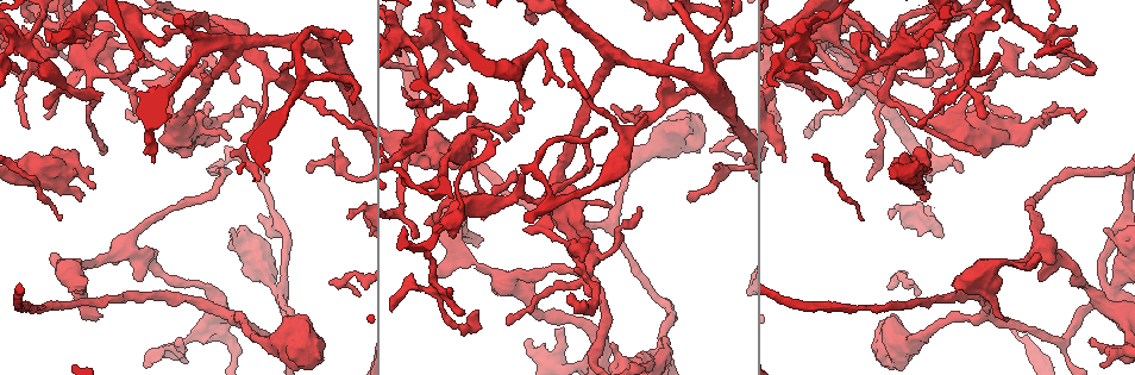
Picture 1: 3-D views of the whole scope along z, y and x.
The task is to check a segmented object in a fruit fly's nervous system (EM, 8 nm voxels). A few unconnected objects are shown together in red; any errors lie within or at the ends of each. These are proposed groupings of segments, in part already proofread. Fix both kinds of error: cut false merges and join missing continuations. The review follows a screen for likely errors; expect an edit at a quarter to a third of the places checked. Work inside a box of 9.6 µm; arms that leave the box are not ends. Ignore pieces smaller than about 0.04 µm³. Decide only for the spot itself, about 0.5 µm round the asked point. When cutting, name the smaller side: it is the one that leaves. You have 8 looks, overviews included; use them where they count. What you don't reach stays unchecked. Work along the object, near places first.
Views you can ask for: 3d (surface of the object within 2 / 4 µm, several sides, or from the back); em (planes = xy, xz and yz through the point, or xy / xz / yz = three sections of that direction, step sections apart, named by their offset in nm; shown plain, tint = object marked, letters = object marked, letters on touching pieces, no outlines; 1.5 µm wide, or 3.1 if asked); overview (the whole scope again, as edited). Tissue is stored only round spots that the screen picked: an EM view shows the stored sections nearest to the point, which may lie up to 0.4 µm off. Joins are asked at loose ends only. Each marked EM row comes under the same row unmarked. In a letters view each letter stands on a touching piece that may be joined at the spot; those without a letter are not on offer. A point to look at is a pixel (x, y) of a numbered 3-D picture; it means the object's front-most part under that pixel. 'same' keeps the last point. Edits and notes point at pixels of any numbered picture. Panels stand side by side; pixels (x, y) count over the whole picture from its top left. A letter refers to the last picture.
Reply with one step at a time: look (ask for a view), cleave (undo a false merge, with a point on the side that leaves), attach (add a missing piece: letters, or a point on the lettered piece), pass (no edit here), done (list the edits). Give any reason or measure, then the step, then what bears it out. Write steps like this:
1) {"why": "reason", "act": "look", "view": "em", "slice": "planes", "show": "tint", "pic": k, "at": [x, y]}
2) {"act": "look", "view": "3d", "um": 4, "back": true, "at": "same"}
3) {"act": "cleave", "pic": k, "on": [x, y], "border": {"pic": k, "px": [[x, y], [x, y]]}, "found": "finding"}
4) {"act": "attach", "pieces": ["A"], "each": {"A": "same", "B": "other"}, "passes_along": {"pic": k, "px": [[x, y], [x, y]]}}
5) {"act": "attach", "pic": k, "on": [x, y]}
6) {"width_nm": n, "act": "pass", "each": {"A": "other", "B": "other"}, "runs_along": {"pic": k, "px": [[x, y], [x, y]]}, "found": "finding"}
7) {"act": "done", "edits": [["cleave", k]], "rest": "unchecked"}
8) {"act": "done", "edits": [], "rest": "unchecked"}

{"why": "branch stops here", "act": "look", "view": "em", "slice": "planes", "show": "tint", "pic": 1, "at": [520, 175]}

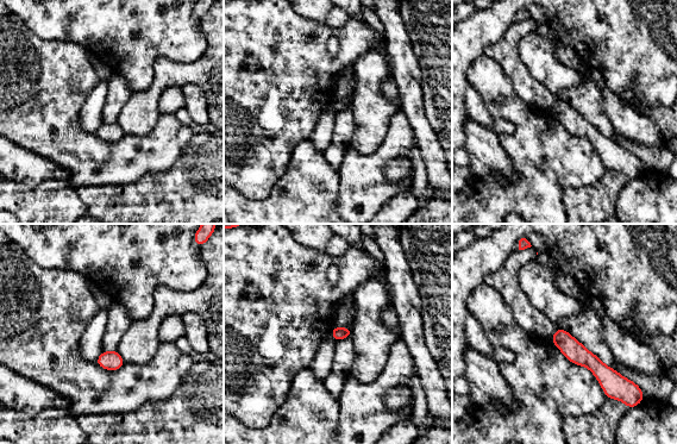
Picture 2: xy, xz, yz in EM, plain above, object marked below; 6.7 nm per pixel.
{"why": "what lies round it", "act": "look", "view": "em", "slice": "planes", "show": "letters", "at": "same"}

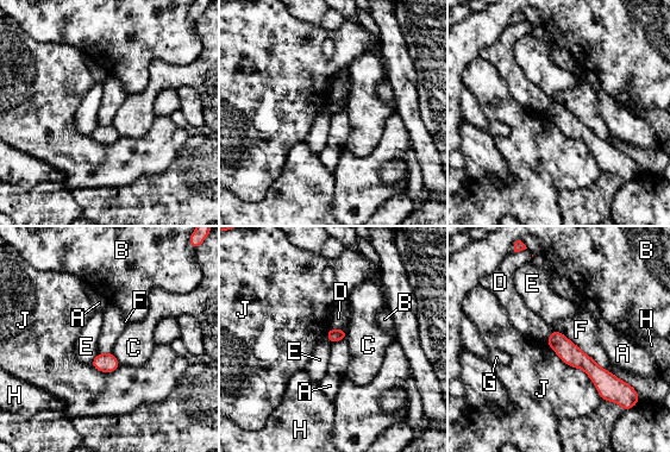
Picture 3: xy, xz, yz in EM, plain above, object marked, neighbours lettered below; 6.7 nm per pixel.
{"longest_contact_nm": ["F", 600], "act": "pass", "each": {"A": "other", "B": "other", "C": "other", "D": "other", "E": "other", "F": "other", "G": "other", "H": "other", "J": "other"}, "runs_along": {"pic": 3, "px": [[555, 333], [607, 385]]}, "found": "none of them fits"}

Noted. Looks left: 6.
{"why": "an open end", "act": "look", "view": "em", "slice": "xy", "step": 4, "show": "letters", "pic": 1, "at": [526, 229]}

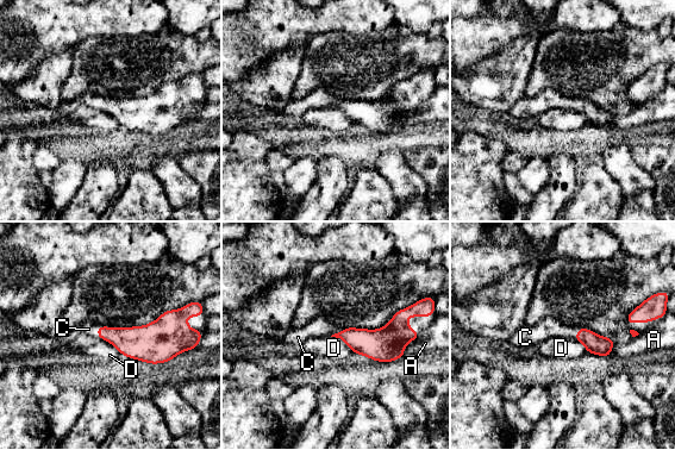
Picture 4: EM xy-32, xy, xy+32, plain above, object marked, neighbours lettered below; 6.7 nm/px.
{"act": "look", "view": "em", "slice": "planes", "show": "letters", "at": "same"}

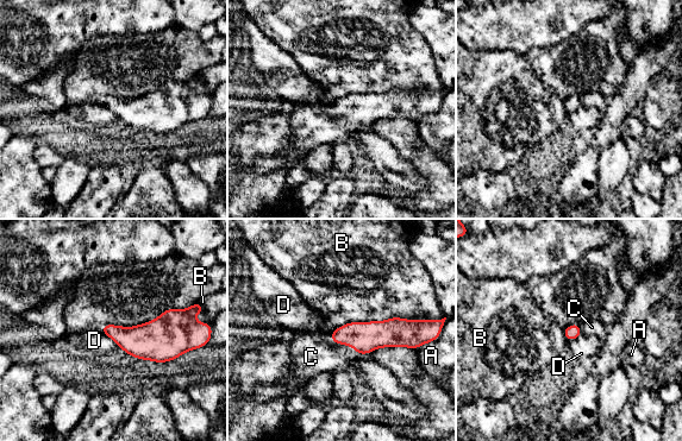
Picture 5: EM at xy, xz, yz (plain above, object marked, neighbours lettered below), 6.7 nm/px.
{"width_nm": 100, "act": "attach", "pieces": ["C"], "each": {"A": "other", "B": "other", "C": "same", "D": "other"}, "passes_along": {"pic": 5, "px": [[363, 336], [344, 344], [311, 357]]}, "found": "the neuron continues"}

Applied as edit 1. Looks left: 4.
{"why": "thin end", "act": "look", "view": "em", "slice": "planes", "show": "letters", "pic": 1, "at": [258, 179]}

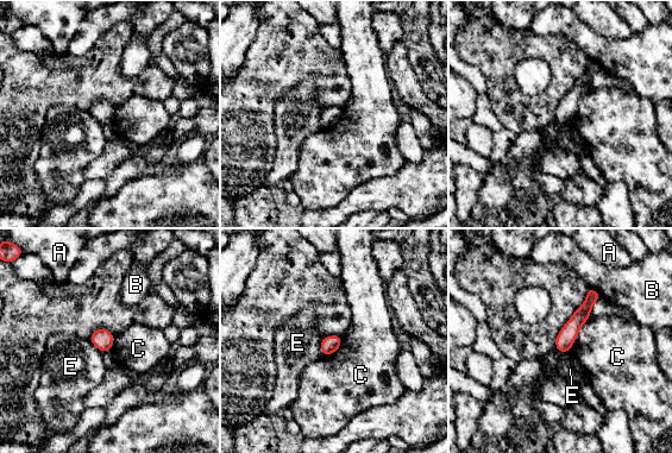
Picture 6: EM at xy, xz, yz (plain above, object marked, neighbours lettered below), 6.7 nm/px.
{"width_nm": 120, "act": "pass", "each": {"A": "other", "B": "other", "C": "other", "E": "other"}, "border": {"pic": 6, "px": [[588, 321], [566, 351]]}, "found": "none of them fits"}

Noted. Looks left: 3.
{"why": "free end", "act": "look", "view": "3d", "um": 4, "pic": 1, "at": [1051, 107]}

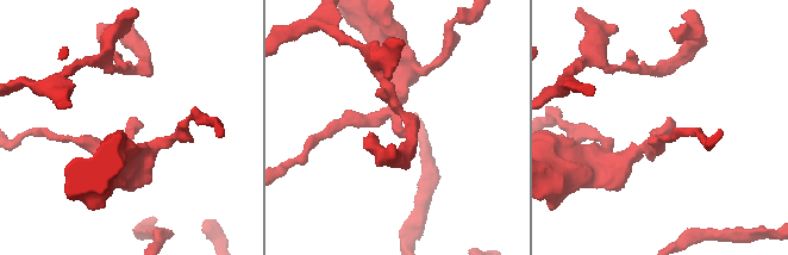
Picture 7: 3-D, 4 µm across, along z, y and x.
{"act": "look", "view": "em", "slice": "planes", "show": "letters", "pic": 7, "at": [667, 127]}

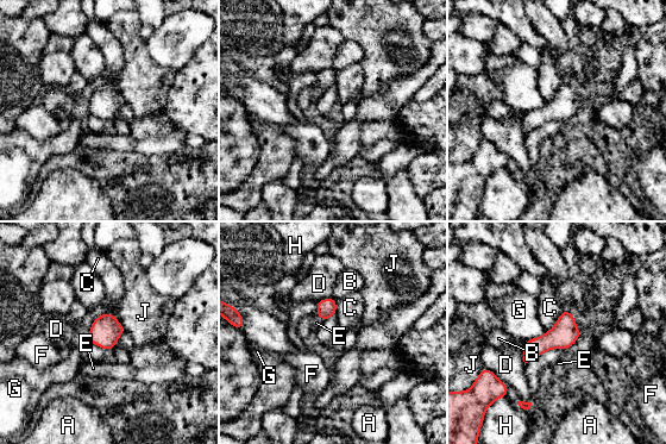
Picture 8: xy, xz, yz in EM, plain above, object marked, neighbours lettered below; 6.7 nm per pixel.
{"act": "pass", "each": {"A": "other", "B": "other", "C": "other", "D": "other", "E": "other", "F": "other", "G": "other", "H": "other", "J": "other"}, "found": "no lettered piece goes on from it"}

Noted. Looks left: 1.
{"act": "done", "edits": [["attach", 5]], "rest": "unchecked"}

